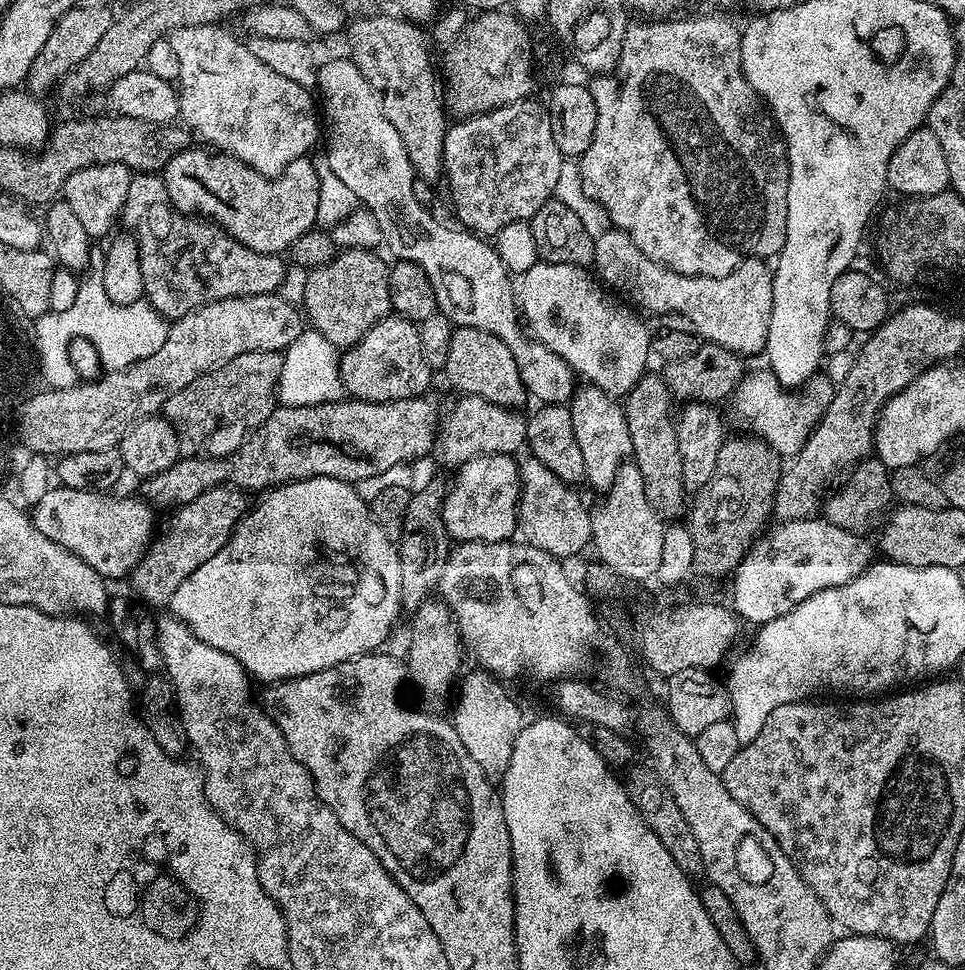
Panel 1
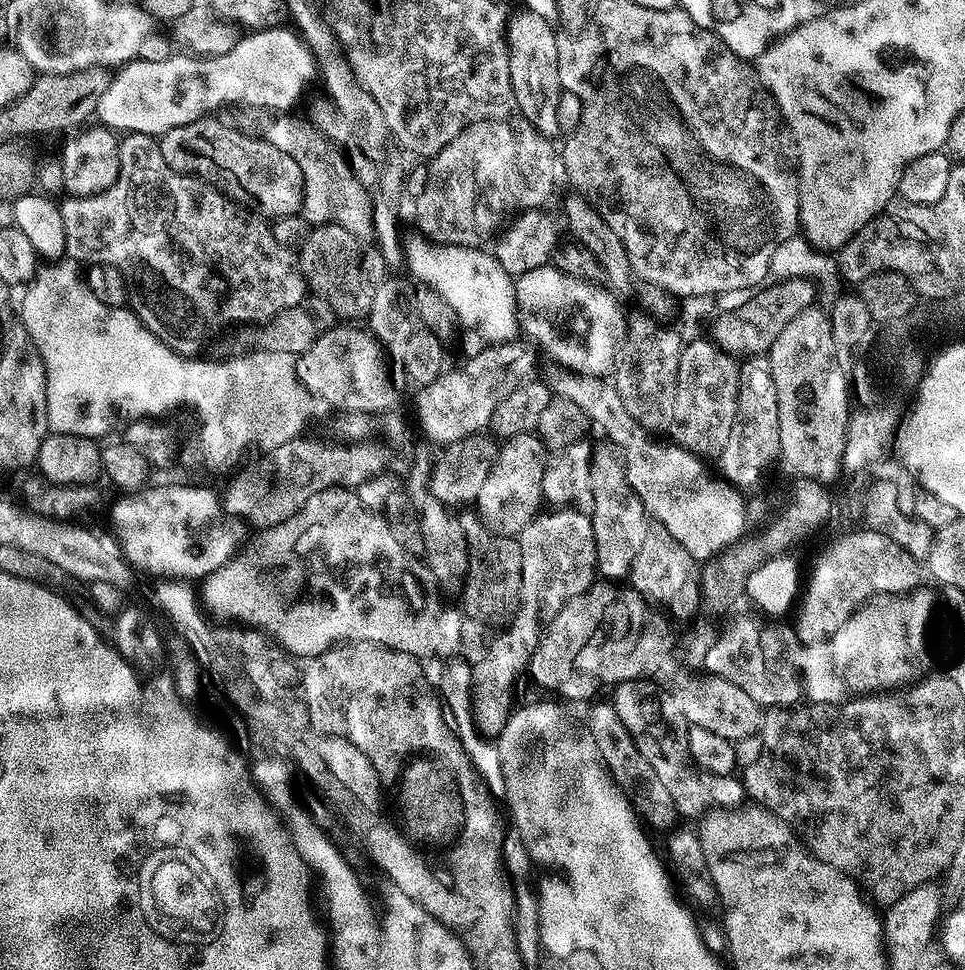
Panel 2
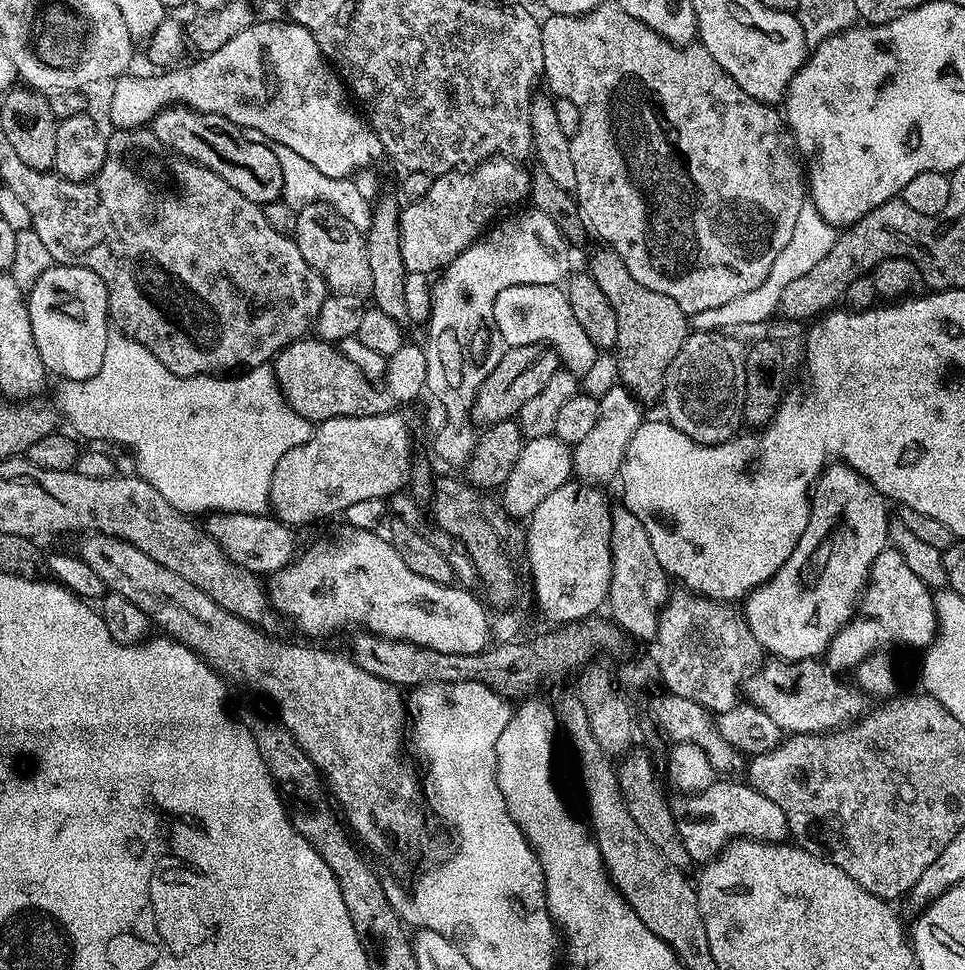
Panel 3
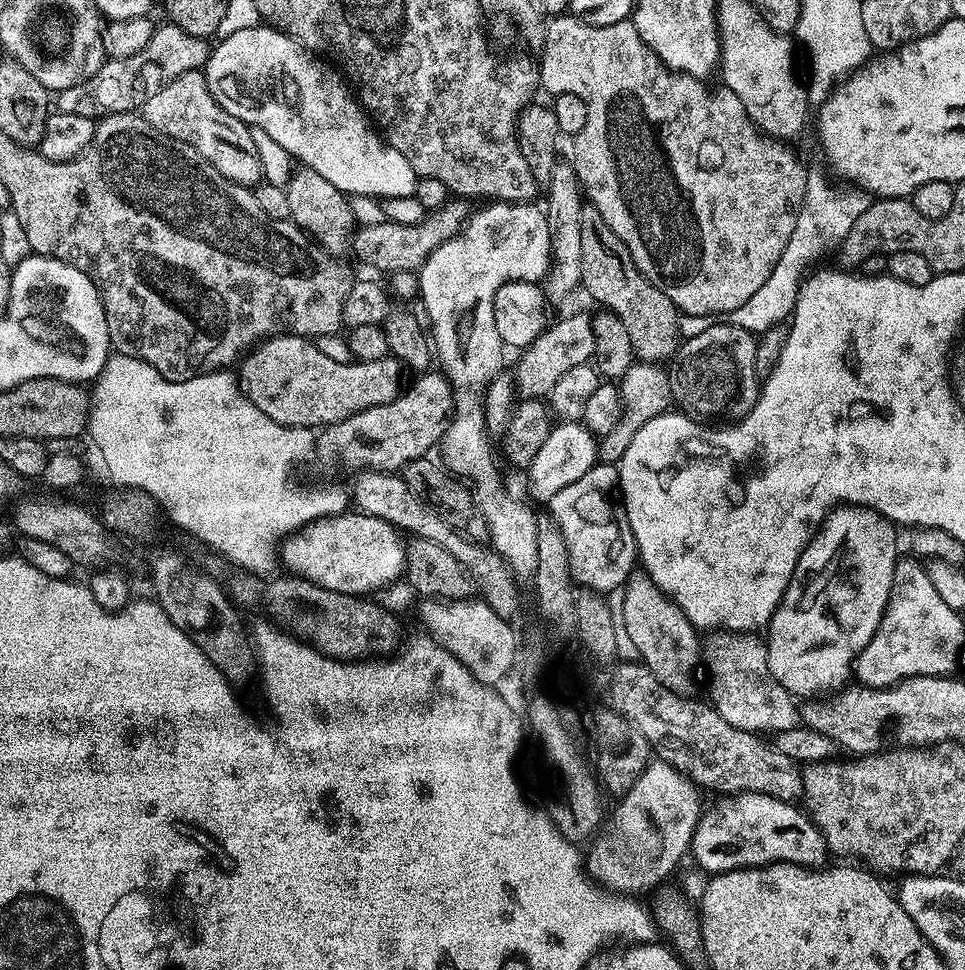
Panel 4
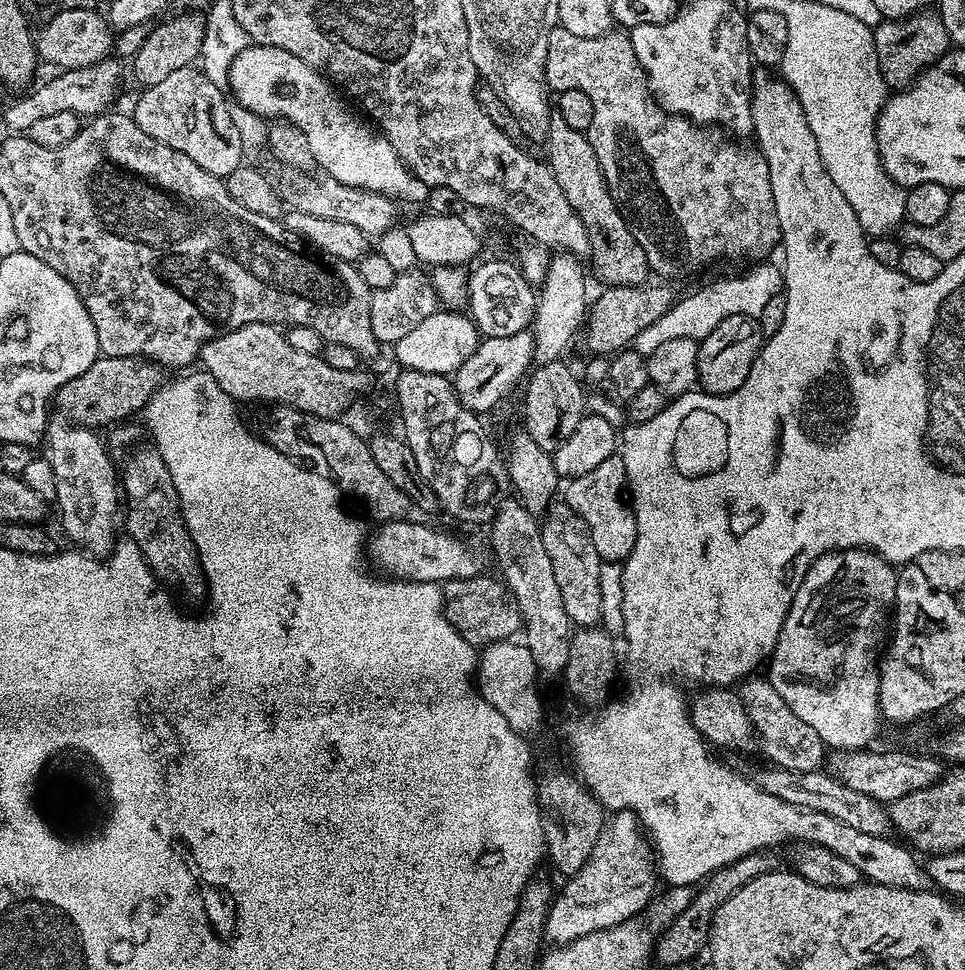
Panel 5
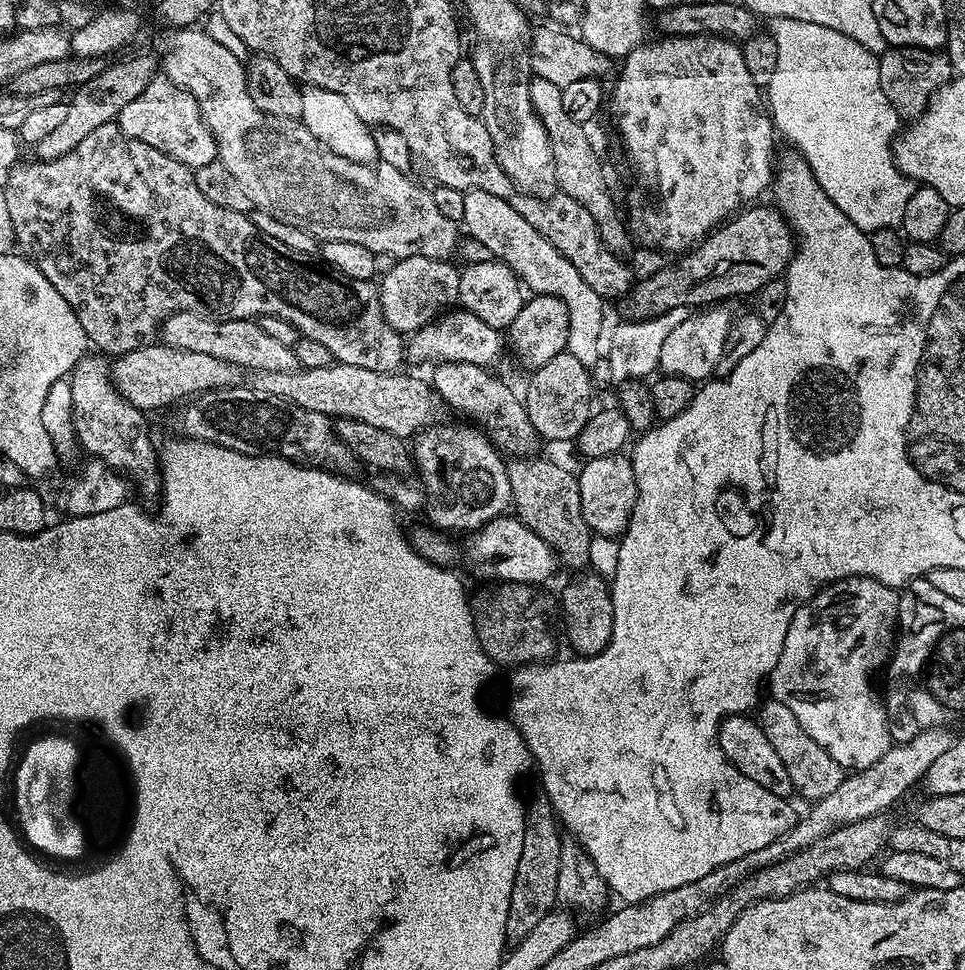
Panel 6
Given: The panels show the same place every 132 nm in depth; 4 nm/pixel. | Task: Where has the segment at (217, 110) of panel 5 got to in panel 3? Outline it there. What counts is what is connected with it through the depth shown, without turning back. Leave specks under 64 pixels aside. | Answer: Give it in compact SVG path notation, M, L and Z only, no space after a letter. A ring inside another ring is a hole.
M187 106L164 108L152 119L150 130L158 142L162 142L179 156L193 160L195 164L214 170L218 178L230 182L242 198L258 205L272 204L283 194L282 169L275 156L275 150L268 144L241 139L241 129L225 116L213 112L198 112Z

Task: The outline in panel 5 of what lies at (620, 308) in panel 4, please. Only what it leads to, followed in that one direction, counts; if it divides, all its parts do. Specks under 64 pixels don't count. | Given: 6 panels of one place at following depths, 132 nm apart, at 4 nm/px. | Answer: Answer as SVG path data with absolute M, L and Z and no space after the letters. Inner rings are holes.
M553 115L546 125L548 132L548 156L546 163L551 168L558 186L562 186L562 194L566 194L566 202L574 206L578 218L582 218L586 234L590 238L588 256L596 267L596 276L601 285L639 286L649 283L650 269L646 250L638 246L638 238L630 234L610 190L598 166L598 158L594 154L594 146L590 146L587 135L572 129L561 116Z

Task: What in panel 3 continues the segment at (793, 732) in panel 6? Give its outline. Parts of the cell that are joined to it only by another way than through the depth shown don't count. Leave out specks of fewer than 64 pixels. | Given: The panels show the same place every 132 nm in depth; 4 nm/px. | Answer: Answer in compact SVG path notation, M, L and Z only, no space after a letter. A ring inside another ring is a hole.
M685 588L675 589L660 612L658 630L648 646L648 655L656 661L663 687L676 697L698 702L712 714L729 711L737 705L744 681L764 658L763 648L751 633L749 624L737 609L734 611L731 608L727 603L700 597Z

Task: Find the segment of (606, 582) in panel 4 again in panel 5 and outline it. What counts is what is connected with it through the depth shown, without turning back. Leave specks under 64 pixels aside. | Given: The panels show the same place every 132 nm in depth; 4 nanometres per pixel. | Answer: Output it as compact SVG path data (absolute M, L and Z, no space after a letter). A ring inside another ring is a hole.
M614 454L606 458L594 470L575 477L568 488L566 503L584 520L593 536L594 546L603 561L623 562L628 559L636 541L636 516L632 513L631 503L626 499L628 475L624 457Z

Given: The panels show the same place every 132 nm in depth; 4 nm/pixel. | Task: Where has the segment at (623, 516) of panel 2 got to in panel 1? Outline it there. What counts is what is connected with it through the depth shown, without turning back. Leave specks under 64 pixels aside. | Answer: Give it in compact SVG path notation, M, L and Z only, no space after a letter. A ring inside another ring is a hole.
M581 383L573 391L570 401L574 438L582 449L584 480L599 490L607 490L612 485L616 472L632 455L630 426L626 426L623 407L613 397L608 396L592 383Z

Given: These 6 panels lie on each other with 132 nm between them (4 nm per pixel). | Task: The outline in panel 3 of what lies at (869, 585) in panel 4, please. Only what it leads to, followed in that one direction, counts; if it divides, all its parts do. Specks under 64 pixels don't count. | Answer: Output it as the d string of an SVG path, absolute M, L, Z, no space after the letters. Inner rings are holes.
M832 462L825 467L810 493L808 525L802 530L802 538L798 538L798 546L794 546L794 554L786 558L774 578L754 589L742 604L743 618L765 653L793 662L815 660L827 653L832 639L857 615L862 593L869 585L868 575L874 558L889 547L888 508L890 504L884 495L847 464Z

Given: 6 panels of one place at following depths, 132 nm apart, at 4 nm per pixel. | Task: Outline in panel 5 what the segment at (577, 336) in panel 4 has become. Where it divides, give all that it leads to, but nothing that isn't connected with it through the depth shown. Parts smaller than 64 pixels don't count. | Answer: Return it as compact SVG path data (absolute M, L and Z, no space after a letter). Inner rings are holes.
M649 282L639 286L605 287L600 297L591 301L586 312L586 330L588 326L589 353L598 356L615 354L631 345L637 334L646 330L646 326L658 322L666 310L670 310L674 303L671 283Z

